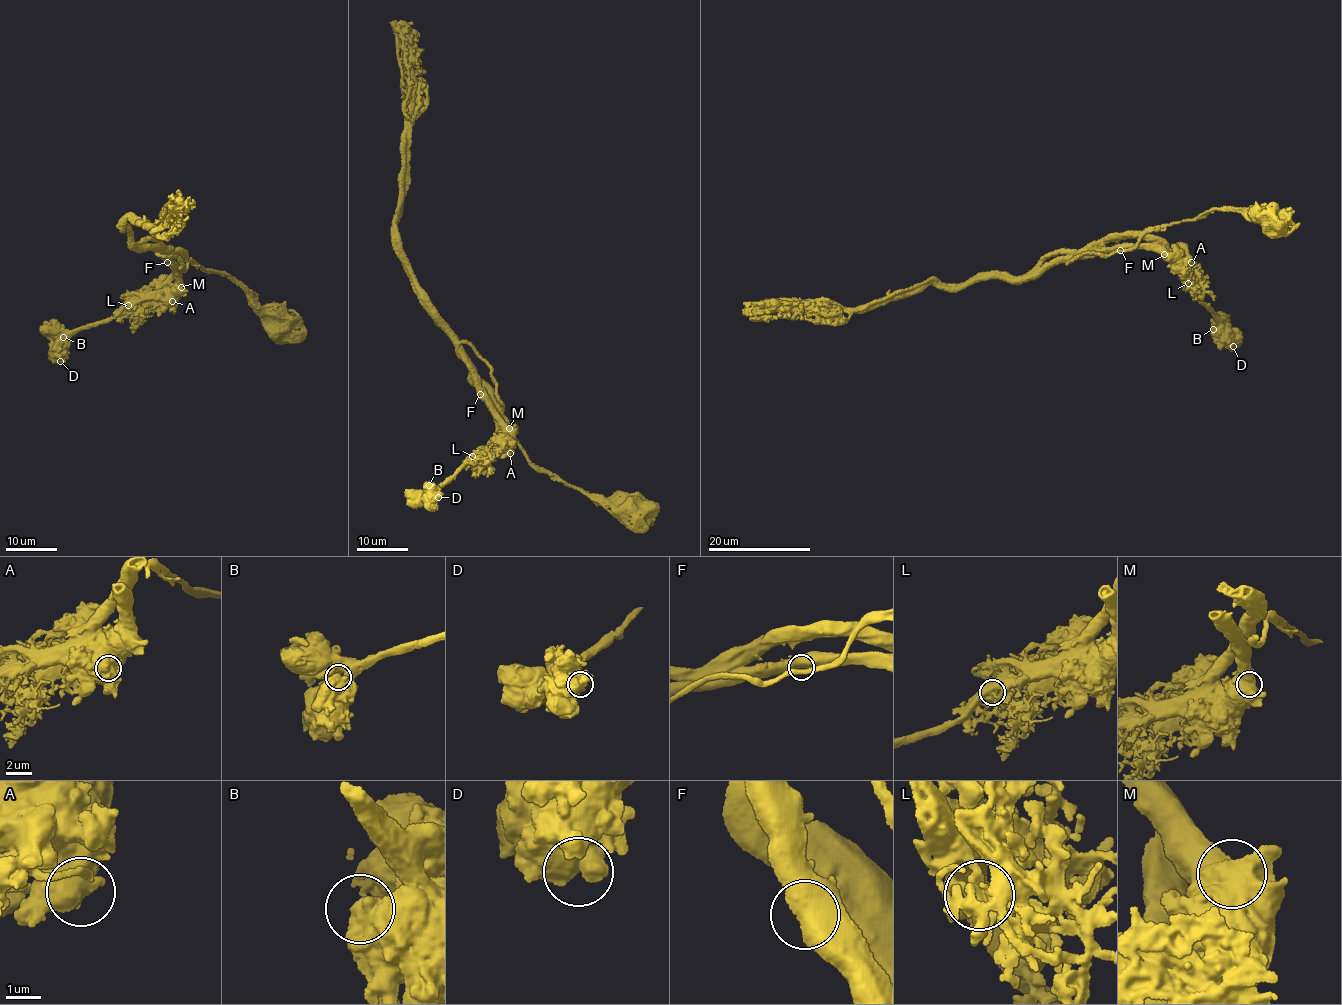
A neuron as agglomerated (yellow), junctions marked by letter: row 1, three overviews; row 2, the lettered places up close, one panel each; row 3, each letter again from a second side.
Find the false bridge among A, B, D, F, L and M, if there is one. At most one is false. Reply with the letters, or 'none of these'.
L

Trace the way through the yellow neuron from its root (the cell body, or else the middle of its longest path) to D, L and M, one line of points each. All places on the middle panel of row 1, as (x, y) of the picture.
D: (632, 511), (632, 517), (623, 516), (615, 508), (539, 472), (499, 416), (499, 435), (437, 489), (438, 497)
L: (632, 511), (632, 517), (623, 516), (615, 508), (539, 472), (501, 416), (499, 435), (472, 456)
M: (632, 511), (632, 517), (623, 516), (615, 508), (539, 472), (499, 416), (501, 433), (497, 436), (509, 428)

